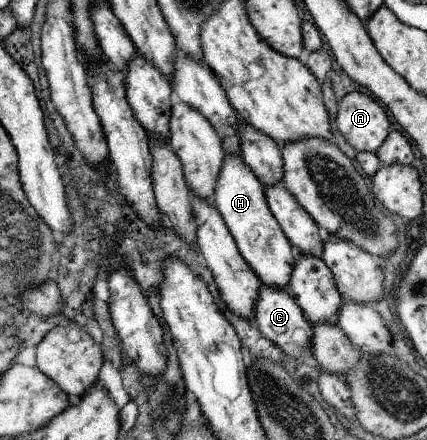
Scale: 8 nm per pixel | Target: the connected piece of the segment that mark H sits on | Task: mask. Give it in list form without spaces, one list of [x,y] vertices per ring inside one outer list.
[[[226,155],[217,190],[214,207],[223,217],[232,236],[235,237],[244,260],[259,276],[261,284],[272,289],[288,289],[298,254],[283,233],[282,227],[271,213],[267,203],[266,188],[238,155]]]

